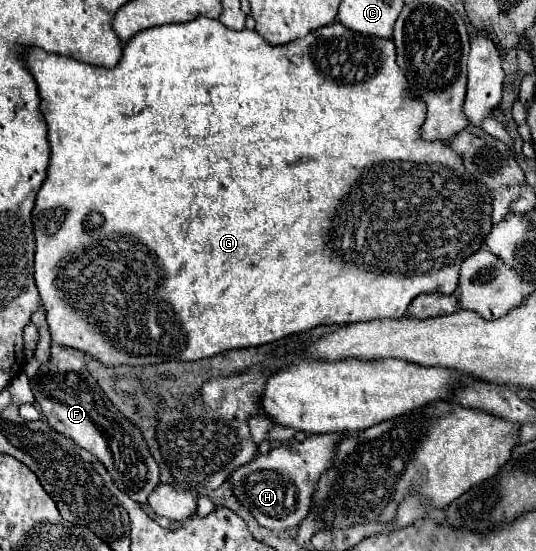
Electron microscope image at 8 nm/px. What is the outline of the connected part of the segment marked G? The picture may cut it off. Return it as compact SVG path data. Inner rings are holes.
M200 16L200 18L184 22L184 24L164 24L164 26L148 28L148 30L136 34L126 44L124 56L122 56L120 64L114 68L84 64L78 60L70 60L68 56L48 54L40 48L26 48L22 54L22 60L26 62L26 68L30 70L30 74L34 76L34 80L38 84L40 112L44 114L44 120L48 126L48 144L50 144L48 176L36 196L36 206L32 210L32 224L34 224L34 238L36 238L34 278L36 278L36 288L40 292L42 306L46 308L48 332L52 336L52 344L82 350L106 366L122 366L122 364L148 366L148 364L160 364L160 362L168 362L168 360L194 362L194 360L202 360L202 358L212 358L216 354L222 354L222 352L228 352L234 348L252 348L252 346L276 342L290 334L300 334L300 332L312 330L316 326L402 318L406 314L408 304L420 294L434 294L434 292L452 294L458 286L460 264L482 246L482 242L486 240L486 236L492 230L492 224L490 224L492 198L486 194L486 188L480 182L474 182L468 178L468 174L462 170L462 160L458 160L458 156L450 148L446 148L444 142L420 142L418 130L422 126L422 120L426 118L426 104L422 100L408 96L406 78L402 78L402 70L398 70L392 40L360 36L360 54L358 54L358 34L354 34L354 32L342 28L342 24L334 22L330 26L312 30L306 38L298 38L284 46L270 46L258 32L250 32L250 30L236 32L236 30L222 26L218 20Z

